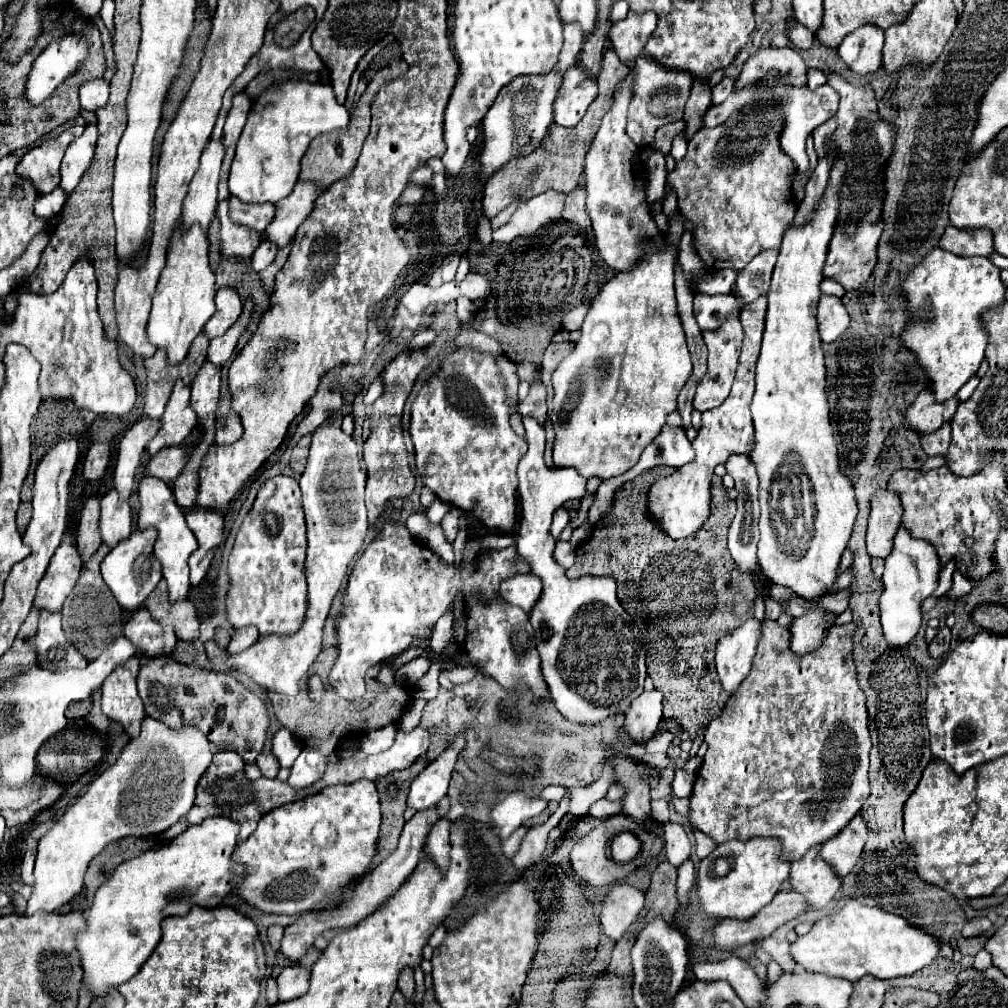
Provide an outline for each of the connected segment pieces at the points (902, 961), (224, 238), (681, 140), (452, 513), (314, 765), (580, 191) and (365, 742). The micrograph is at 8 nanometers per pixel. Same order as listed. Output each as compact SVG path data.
M849 900L835 914L819 918L805 936L791 944L789 954L807 972L823 972L857 982L867 974L879 980L911 976L935 960L939 946L935 936L909 926L905 918L881 908L869 908L859 900Z
M227 200L219 202L219 218L221 218L221 254L249 258L261 244L261 234L241 224L235 224L229 218Z
M681 132L681 134L677 134L677 136L673 138L671 154L673 154L673 158L675 158L675 160L681 160L681 158L685 156L685 152L687 152L687 138L685 138L685 134Z
M451 508L449 512L444 516L441 521L442 528L445 528L445 534L447 534L447 538L453 542L453 538L456 538L458 533L457 525L459 525L459 520L461 517L461 510L457 510L457 508Z
M303 748L303 752L299 754L299 758L291 768L289 784L293 788L307 788L323 778L325 768L327 768L327 756L323 756L315 748Z
M575 188L567 194L565 200L565 220L579 226L579 228L591 228L591 220L585 214L585 188Z
M387 724L385 728L367 732L363 736L363 740L361 740L361 748L365 752L381 752L381 750L387 750L393 744L393 740L395 740L395 732L397 732L397 726L395 724Z

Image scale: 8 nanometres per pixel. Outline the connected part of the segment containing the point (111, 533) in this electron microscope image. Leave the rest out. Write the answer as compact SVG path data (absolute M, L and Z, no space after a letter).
M111 490L101 498L99 528L101 528L103 542L111 548L117 546L121 540L125 540L133 530L131 508L127 500L119 500L117 490Z

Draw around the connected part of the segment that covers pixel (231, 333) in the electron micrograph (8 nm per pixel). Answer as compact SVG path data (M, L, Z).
M247 296L245 298L245 306L243 306L243 314L235 322L235 326L231 326L223 336L211 340L209 352L207 352L207 360L211 360L215 366L221 366L223 362L227 362L233 356L237 340L247 330L247 324L249 324L249 320L253 316L253 310L255 310L255 302L253 302L251 296Z

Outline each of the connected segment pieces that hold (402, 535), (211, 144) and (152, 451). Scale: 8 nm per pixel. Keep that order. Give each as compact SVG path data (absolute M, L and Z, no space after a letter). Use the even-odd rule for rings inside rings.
M387 522L363 550L349 576L343 596L345 610L335 618L339 656L329 672L329 686L347 702L359 700L365 688L365 672L411 648L417 640L429 638L435 622L461 598L465 610L453 622L453 638L461 638L459 644L465 648L469 660L507 690L513 690L523 680L535 696L547 696L529 616L499 596L499 584L517 574L517 560L517 548L507 546L503 550L481 552L459 566L447 564L427 546L413 540L403 524Z
M209 140L201 156L199 170L195 172L189 184L189 192L183 202L181 214L183 228L189 228L191 224L201 224L203 230L209 228L209 222L217 206L217 182L223 156L225 156L223 140Z
M181 380L175 382L173 394L167 402L165 414L161 418L161 430L157 432L157 436L147 444L147 452L149 456L155 456L161 448L169 448L169 446L179 446L195 428L197 424L197 414L191 408L191 390L189 386L185 386Z

